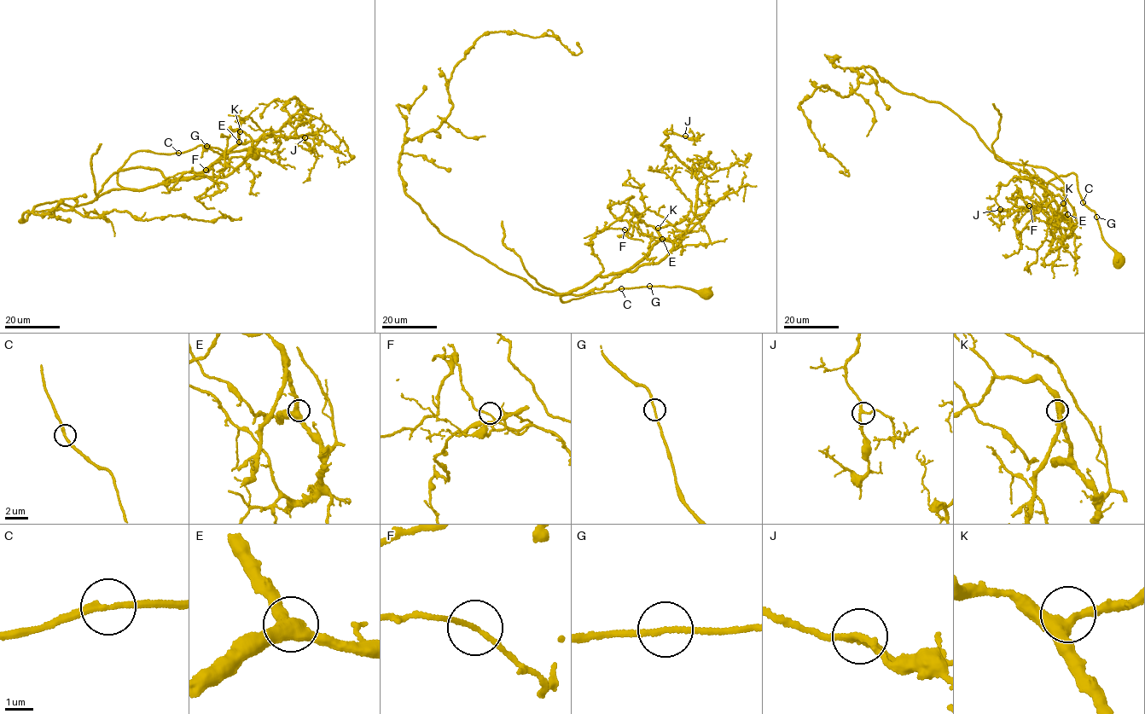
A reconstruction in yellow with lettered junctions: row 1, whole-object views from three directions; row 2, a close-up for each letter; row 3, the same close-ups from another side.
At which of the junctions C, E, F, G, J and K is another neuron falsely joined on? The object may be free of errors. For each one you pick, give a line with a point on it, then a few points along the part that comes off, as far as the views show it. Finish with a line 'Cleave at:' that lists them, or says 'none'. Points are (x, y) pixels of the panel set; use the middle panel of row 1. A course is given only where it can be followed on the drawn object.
F: (624, 229) | (624, 229), (631, 235), (636, 223), (673, 246), (604, 287), (560, 294), (507, 247), (502, 221)
Cleave at: F

